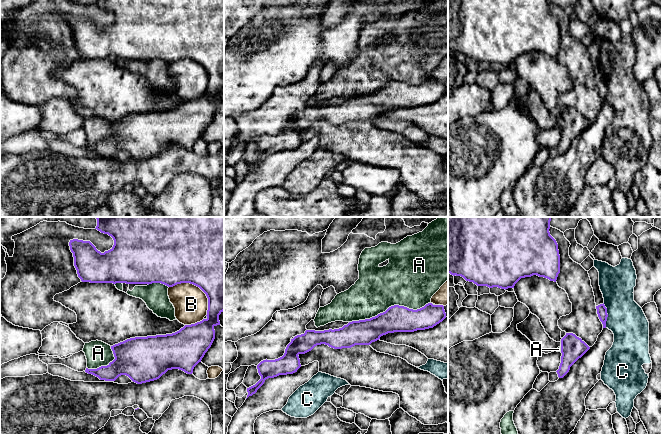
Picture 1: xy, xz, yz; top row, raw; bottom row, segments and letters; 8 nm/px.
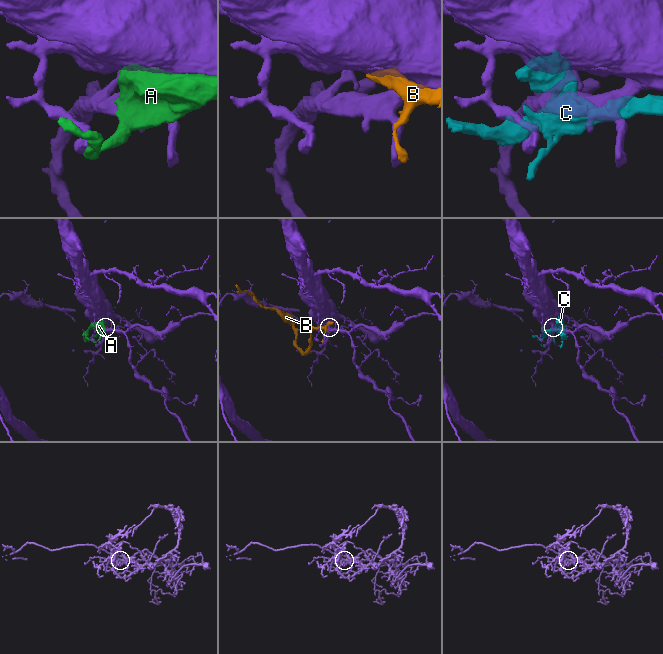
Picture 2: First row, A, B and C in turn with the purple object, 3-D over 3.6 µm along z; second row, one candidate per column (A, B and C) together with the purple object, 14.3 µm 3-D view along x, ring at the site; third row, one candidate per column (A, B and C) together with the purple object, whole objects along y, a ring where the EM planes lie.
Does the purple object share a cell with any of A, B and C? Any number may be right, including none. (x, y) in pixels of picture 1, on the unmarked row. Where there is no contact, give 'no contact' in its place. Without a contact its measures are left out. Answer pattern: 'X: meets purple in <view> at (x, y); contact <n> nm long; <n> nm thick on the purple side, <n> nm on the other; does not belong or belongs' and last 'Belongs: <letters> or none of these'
A: meets purple in xz at (389, 83); contact 700 nm long; 220 nm thick on the purple side, 400 nm on the other; does not belong
B: meets purple in xy at (197, 62); contact 380 nm long; 500 nm thick on the purple side, 280 nm on the other; does not belong
C: meets purple in yz at (607, 91); contact 200 nm long; 80 nm thick on the purple side, 300 nm on the other; does not belong
Belongs: none of these

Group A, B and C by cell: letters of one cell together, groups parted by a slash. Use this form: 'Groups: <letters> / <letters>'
Groups: A / B / C

